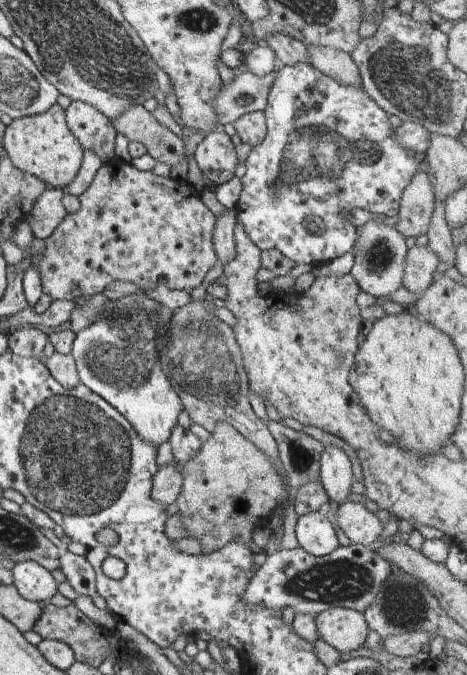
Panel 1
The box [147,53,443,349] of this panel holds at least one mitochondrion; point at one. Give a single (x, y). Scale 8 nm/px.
(311, 152)

